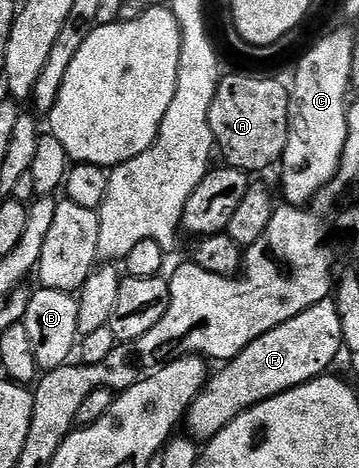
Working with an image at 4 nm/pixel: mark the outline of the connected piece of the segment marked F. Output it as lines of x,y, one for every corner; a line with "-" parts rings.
327,299
300,311
300,315
288,319
288,323
272,327
272,331
260,335
260,339
248,343
240,355
225,362
219,368
222,370
207,380
186,411
185,432
199,443
210,441
245,409
323,376
343,349
337,300

